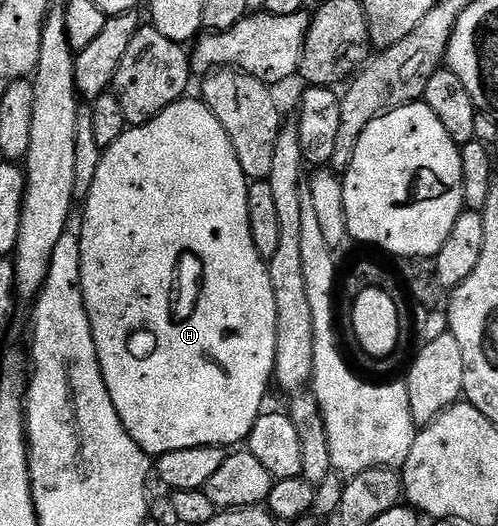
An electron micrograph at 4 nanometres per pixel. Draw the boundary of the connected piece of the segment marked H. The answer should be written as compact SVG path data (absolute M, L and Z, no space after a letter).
M190 97L179 98L164 108L160 116L148 120L148 124L129 127L116 144L102 151L96 180L92 180L92 188L84 200L83 206L86 207L82 210L82 230L78 239L82 295L108 396L112 396L112 404L116 404L116 412L128 436L132 436L140 449L151 456L176 452L180 448L234 448L245 443L259 414L263 413L262 401L266 398L266 389L272 386L276 360L276 295L272 293L267 259L256 252L248 224L248 179L240 168L240 160L236 160L224 124L216 120L205 102Z

